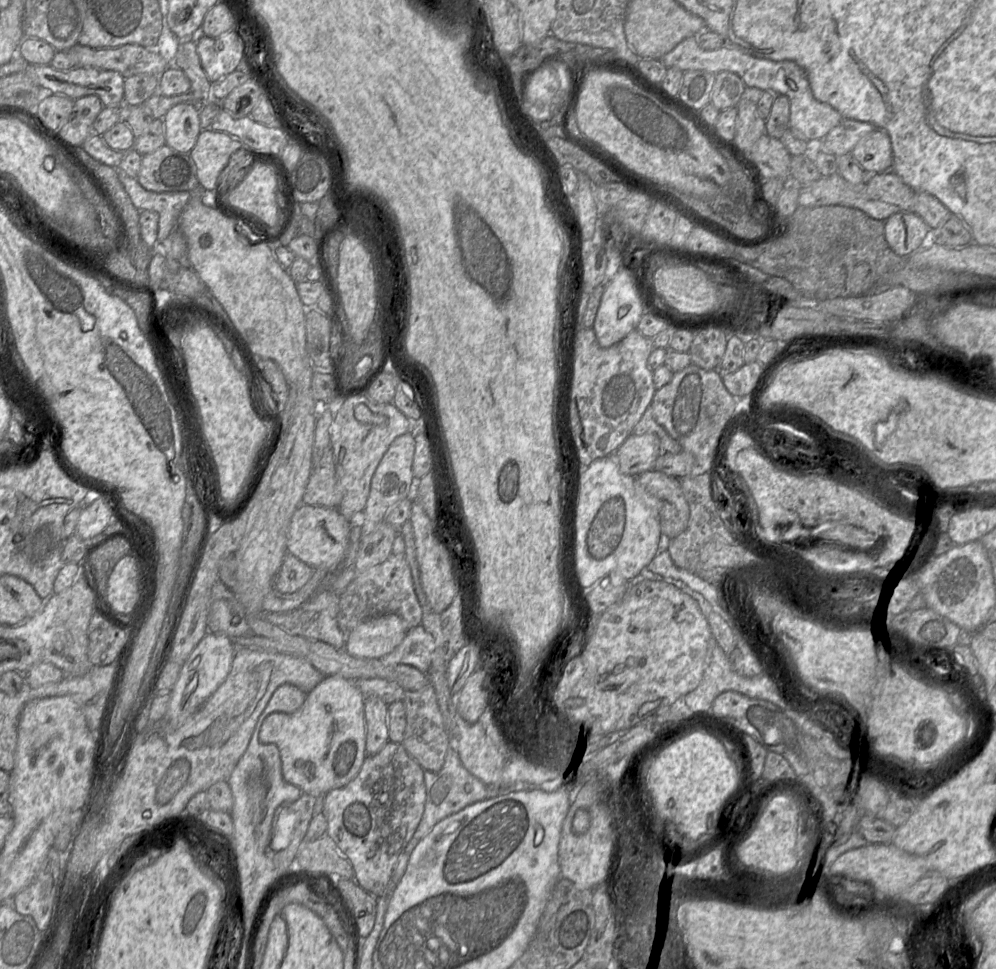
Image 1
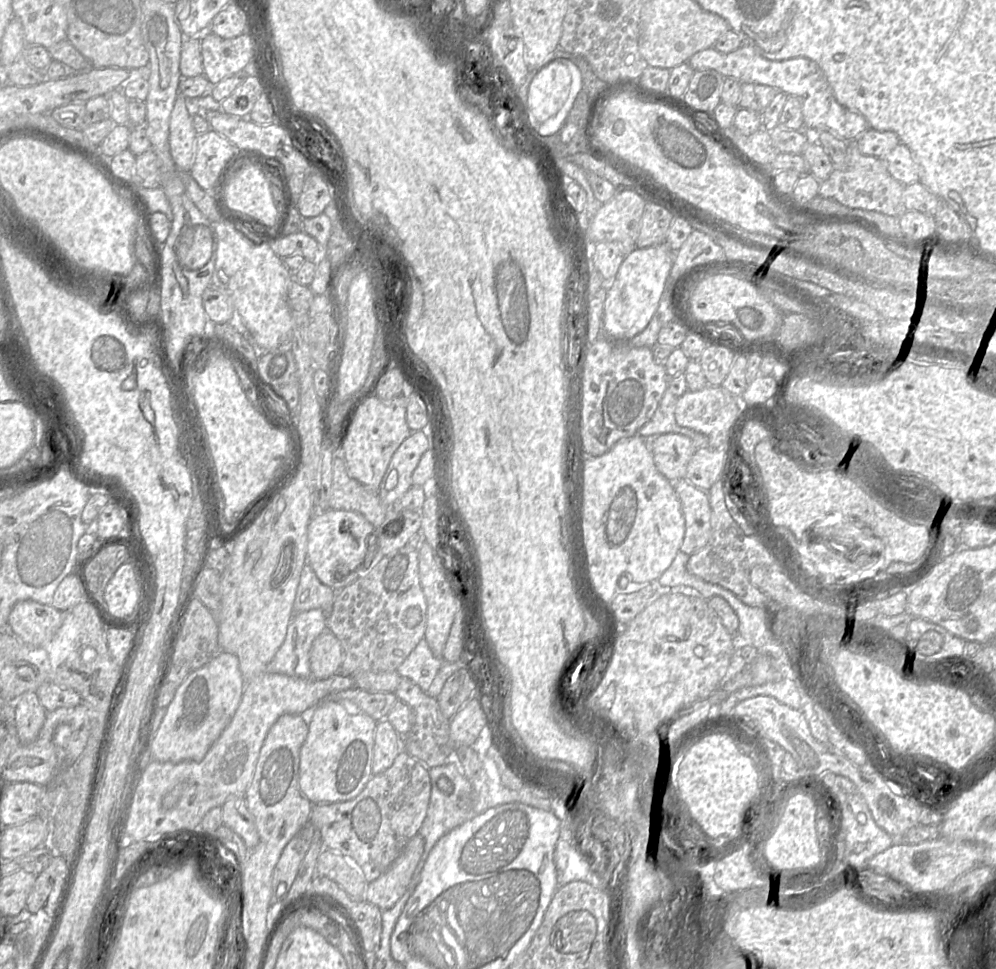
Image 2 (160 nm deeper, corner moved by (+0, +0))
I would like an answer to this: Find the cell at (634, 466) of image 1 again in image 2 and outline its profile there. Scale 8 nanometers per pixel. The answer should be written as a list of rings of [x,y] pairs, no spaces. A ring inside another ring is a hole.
[[[666,433],[644,439],[648,441],[657,469],[665,478],[670,482],[686,478],[688,463],[696,452],[689,437]]]

